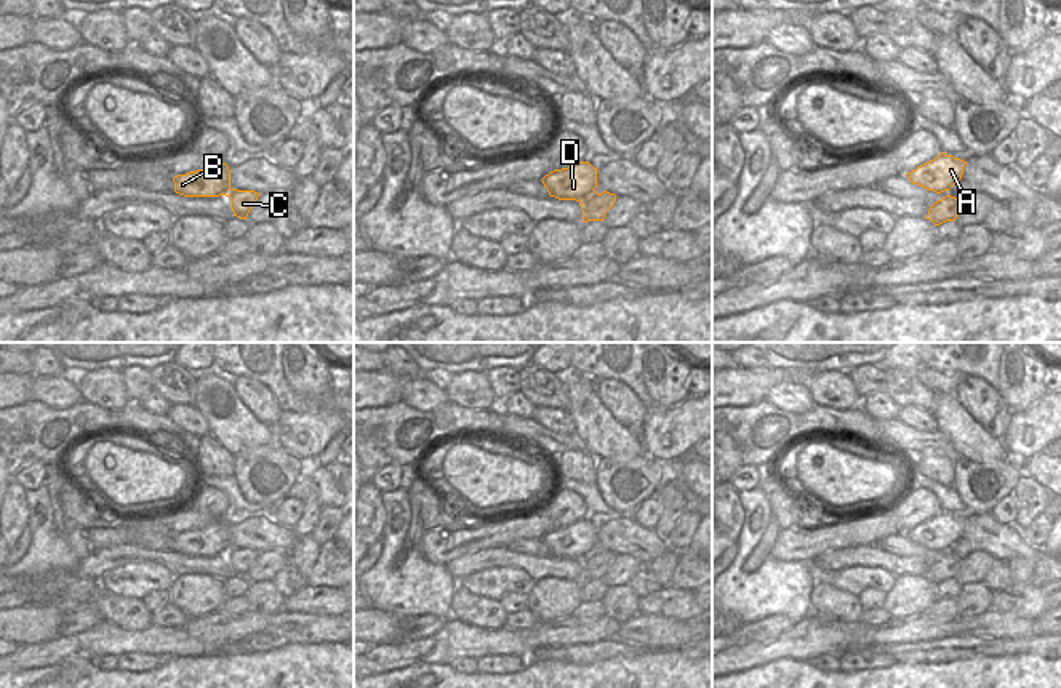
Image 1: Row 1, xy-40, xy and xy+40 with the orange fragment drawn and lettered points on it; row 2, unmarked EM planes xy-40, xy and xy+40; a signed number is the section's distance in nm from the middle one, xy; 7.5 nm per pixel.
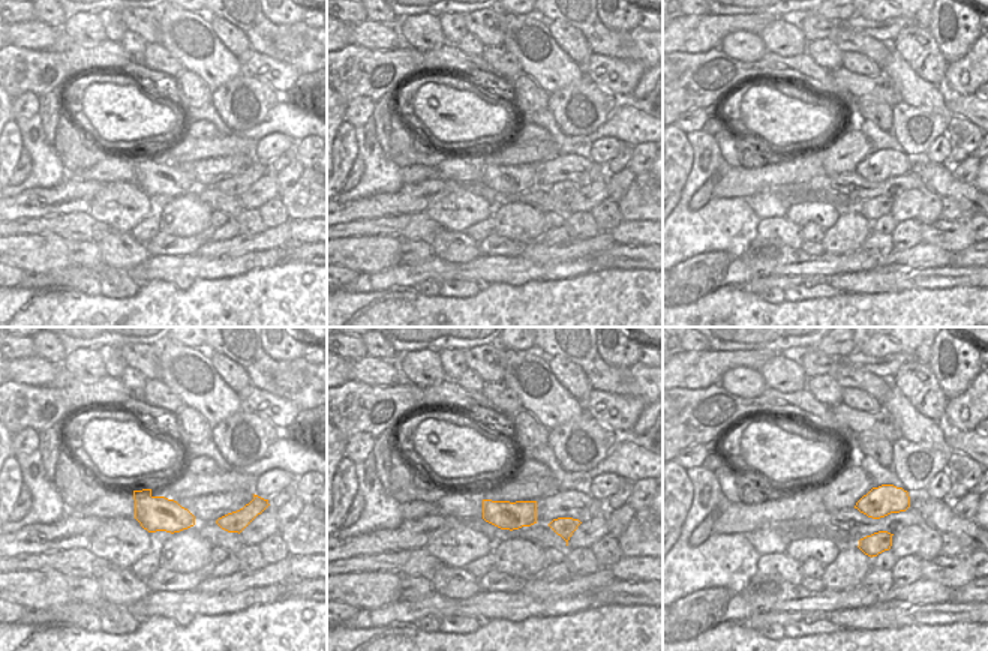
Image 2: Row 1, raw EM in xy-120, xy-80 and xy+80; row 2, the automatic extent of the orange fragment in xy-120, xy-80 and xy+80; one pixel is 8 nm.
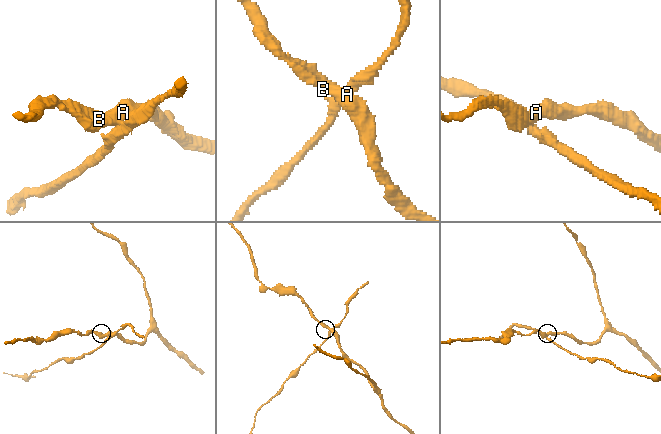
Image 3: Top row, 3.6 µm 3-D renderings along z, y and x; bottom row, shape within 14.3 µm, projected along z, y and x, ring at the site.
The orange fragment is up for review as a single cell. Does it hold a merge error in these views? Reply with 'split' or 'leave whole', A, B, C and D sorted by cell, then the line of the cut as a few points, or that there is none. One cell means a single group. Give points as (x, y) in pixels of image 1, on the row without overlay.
split; A B D / C; cut in xy along (592, 548), (586, 556), (576, 559)

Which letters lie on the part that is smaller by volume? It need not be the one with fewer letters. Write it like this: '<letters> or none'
C

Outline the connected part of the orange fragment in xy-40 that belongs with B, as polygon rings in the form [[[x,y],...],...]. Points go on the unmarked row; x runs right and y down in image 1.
[[[213,522],[203,528],[173,536],[174,550],[184,555],[230,555],[230,528],[226,522]]]

